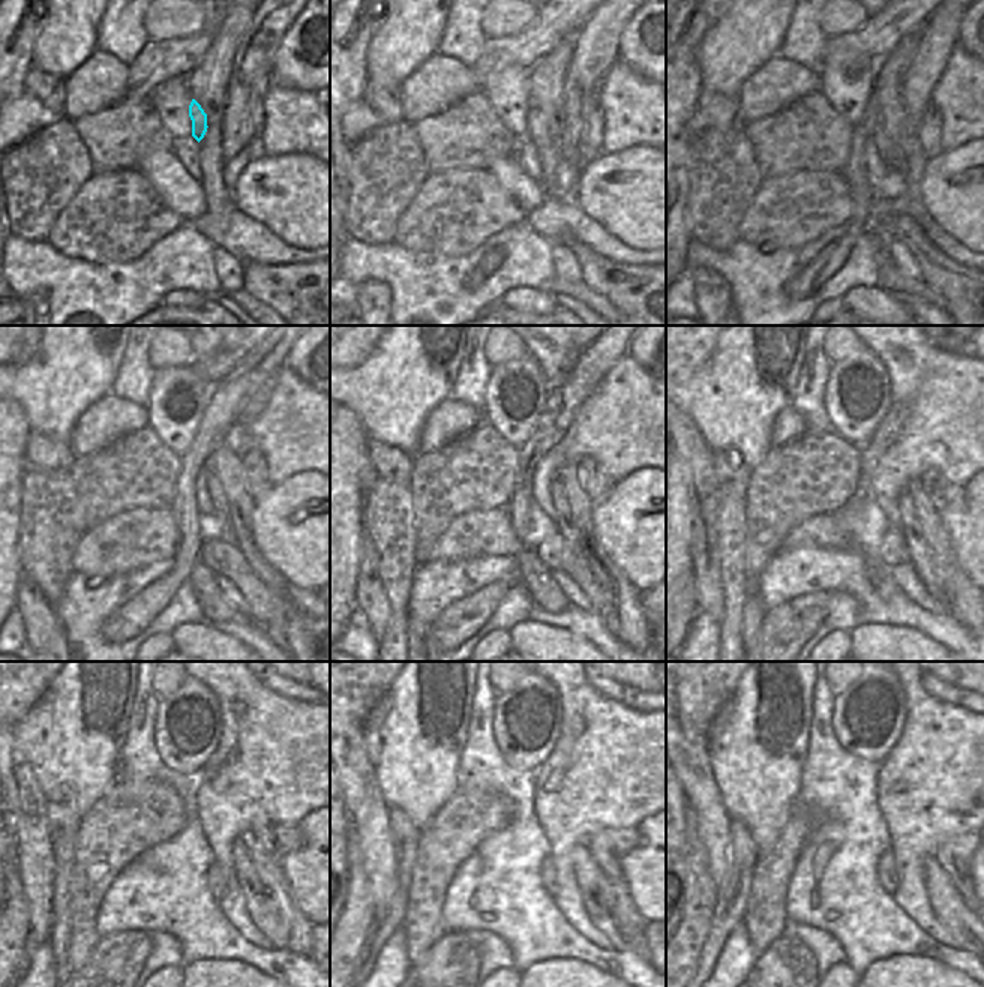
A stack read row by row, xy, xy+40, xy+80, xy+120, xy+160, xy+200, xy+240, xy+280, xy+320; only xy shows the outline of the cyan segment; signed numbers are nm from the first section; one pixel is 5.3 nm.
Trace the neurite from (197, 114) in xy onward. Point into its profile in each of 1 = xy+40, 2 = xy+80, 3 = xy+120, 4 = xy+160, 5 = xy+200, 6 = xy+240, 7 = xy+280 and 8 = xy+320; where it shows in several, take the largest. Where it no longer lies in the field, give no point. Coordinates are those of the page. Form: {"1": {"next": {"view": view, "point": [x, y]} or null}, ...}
{"1": {"next": {"view": "xy+40", "point": [537, 132]}}, "2": {"next": {"view": "xy+80", "point": [887, 150]}}, "3": {"next": {"view": "xy+120", "point": [215, 488]}}, "4": {"next": {"view": "xy+160", "point": [564, 522]}}, "5": {"next": {"view": "xy+200", "point": [918, 549]}}, "6": {"next": {"view": "xy+240", "point": [258, 900]}}, "7": {"next": {"view": "xy+280", "point": [597, 897]}}, "8": {"next": {"view": "xy+320", "point": [971, 932]}}}

